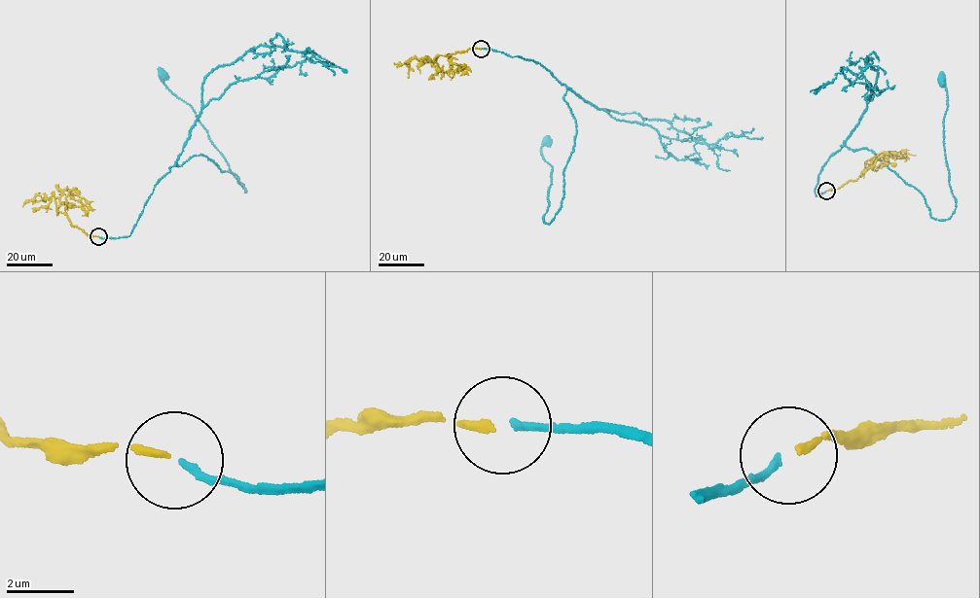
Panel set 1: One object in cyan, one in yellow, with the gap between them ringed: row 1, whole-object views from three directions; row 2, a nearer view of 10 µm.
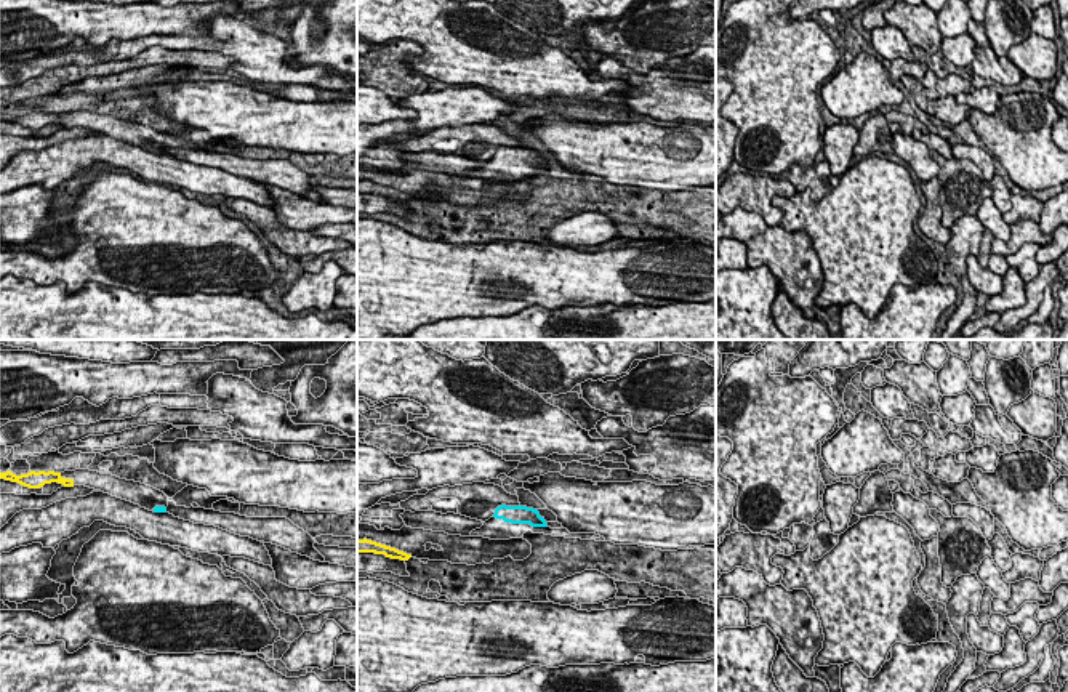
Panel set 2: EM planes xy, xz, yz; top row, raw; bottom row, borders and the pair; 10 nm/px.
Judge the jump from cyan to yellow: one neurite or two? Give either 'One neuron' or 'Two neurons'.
One neuron

